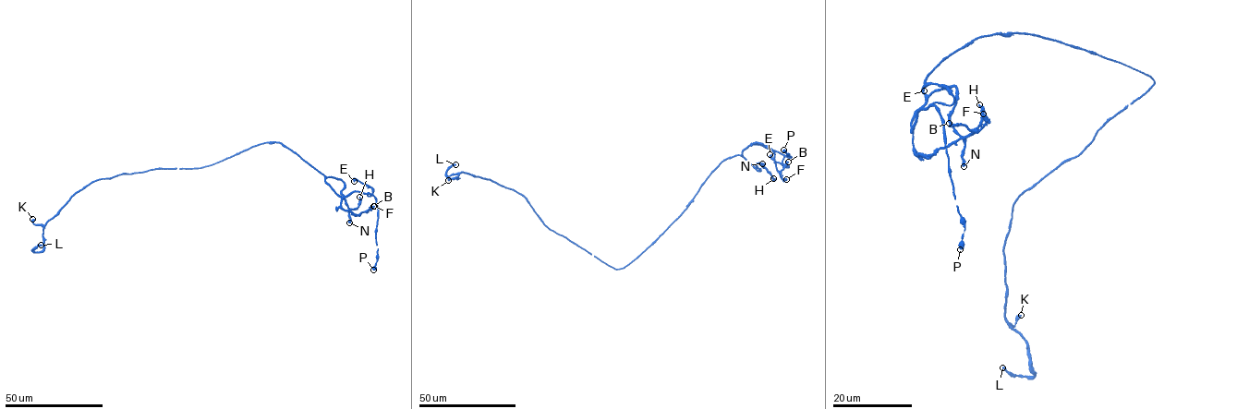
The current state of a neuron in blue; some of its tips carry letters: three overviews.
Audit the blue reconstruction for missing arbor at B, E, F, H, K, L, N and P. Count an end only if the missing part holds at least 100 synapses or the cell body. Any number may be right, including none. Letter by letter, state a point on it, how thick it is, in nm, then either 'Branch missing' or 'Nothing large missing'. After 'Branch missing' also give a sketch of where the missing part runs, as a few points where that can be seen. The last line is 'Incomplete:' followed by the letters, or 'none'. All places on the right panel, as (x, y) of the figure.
B: Place: (949, 123). Thickness 240 nm. Nothing large missing
E: Place: (924, 90). Thickness 280 nm. Nothing large missing
F: Place: (983, 114). Thickness 480 nm. Nothing large missing
H: Place: (979, 104). Thickness 110 nm. Nothing large missing
K: Place: (1021, 315). Thickness 500 nm. Nothing large missing
L: Place: (1002, 367). Thickness 420 nm. Nothing large missing
N: Place: (964, 166). Thickness 500 nm. Nothing large missing
P: Place: (960, 249). Thickness 700 nm. Nothing large missing
Incomplete: none

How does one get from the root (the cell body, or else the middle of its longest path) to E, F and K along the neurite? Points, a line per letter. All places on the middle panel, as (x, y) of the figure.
E: (644, 251), (724, 160), (741, 156), (750, 145), (761, 144), (782, 153), (787, 167), (770, 154)
F: (644, 251), (680, 215), (721, 162), (741, 156), (745, 149), (756, 141), (771, 150), (780, 176), (786, 179)
K: (644, 251), (624, 268), (615, 269), (549, 229), (529, 202), (512, 189), (462, 172), (452, 174), (448, 180)

